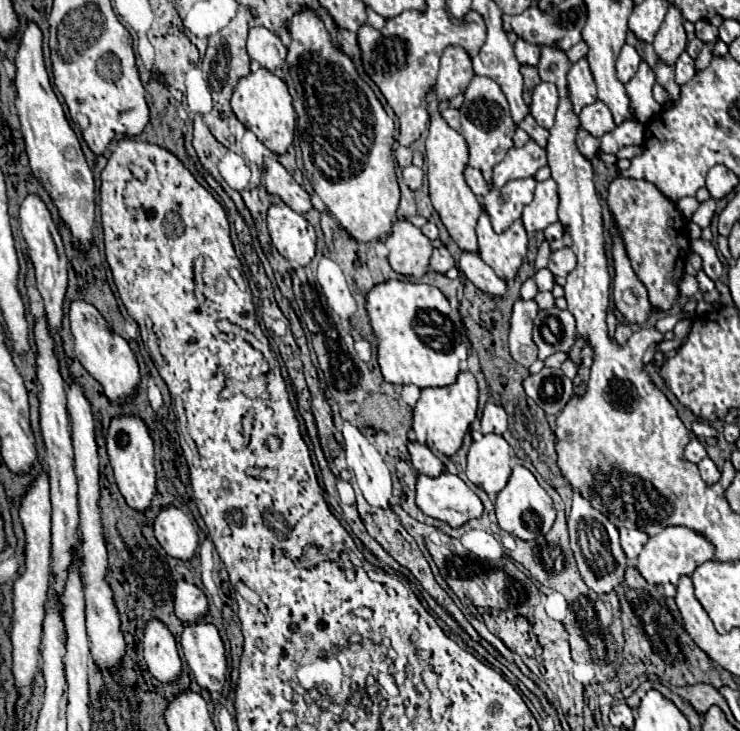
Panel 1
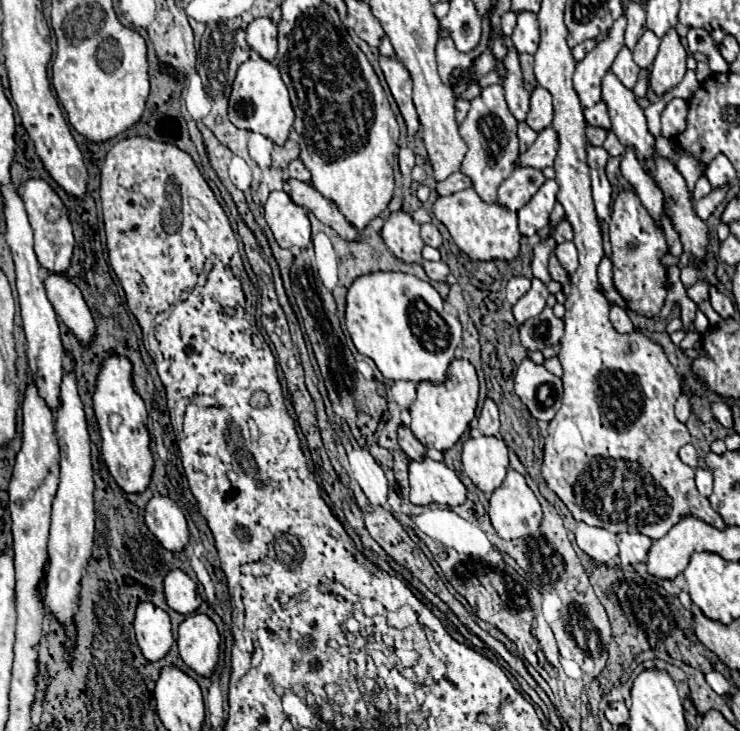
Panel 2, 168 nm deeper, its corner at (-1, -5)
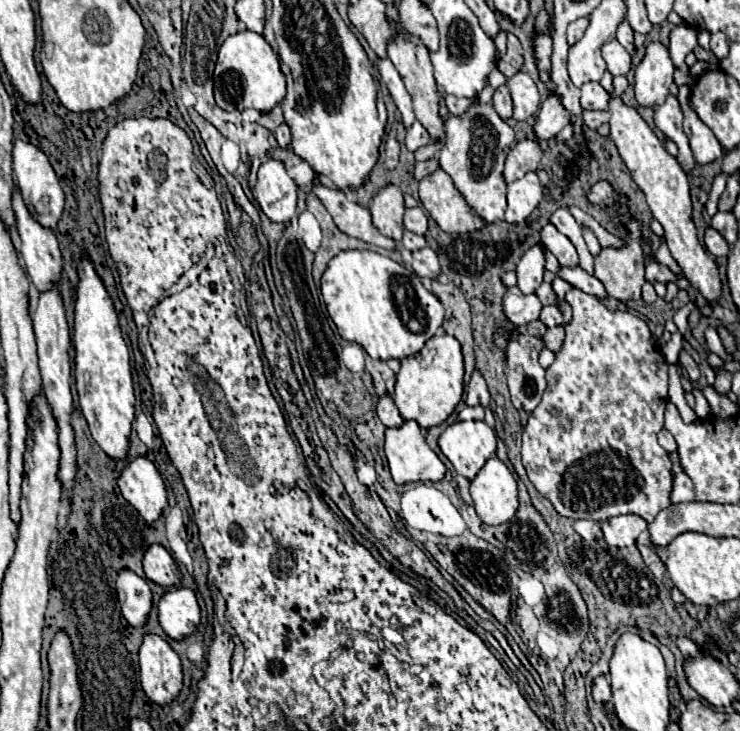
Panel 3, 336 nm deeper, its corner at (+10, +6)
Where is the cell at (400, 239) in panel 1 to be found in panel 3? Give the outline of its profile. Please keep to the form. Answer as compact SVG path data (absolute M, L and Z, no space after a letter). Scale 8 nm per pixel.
M388 185L384 189L380 189L370 205L370 213L372 213L372 223L374 227L394 239L400 241L404 235L404 199L402 199L402 191L396 185Z

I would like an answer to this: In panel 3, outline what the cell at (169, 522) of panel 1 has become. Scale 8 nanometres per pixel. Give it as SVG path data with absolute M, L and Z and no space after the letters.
M138 457L128 463L122 477L118 479L122 497L148 521L154 523L160 519L164 509L168 507L166 497L166 485L162 477L158 475L156 467L144 459Z

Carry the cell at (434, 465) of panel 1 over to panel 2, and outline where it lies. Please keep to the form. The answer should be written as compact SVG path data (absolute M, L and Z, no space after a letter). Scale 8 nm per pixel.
M399 426L399 430L397 430L397 434L399 434L399 446L403 448L403 452L409 456L409 458L413 458L413 460L421 460L425 454L427 454L427 448L413 436L413 432L407 428L407 426Z

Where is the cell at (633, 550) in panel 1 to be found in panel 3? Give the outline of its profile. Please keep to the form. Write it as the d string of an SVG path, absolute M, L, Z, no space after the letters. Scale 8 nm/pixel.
M620 515L602 523L604 539L610 547L630 547L646 529L646 521L636 515Z

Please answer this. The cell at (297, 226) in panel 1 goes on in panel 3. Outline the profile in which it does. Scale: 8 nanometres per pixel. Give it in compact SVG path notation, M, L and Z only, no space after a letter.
M266 161L258 169L254 199L272 223L288 225L296 215L296 183L288 177L280 161Z

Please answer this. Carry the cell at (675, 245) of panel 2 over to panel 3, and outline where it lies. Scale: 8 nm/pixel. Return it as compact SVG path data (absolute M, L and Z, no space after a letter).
M664 241L660 243L660 247L658 248L656 252L656 261L658 261L659 263L662 263L663 265L668 266L669 269L672 269L672 271L676 273L676 275L683 274L682 270L680 269L680 267L678 266L678 264L672 257L668 249L668 246L666 245L666 243L664 243Z

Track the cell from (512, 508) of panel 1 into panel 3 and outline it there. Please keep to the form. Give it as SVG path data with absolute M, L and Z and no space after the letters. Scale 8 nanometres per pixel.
M490 457L480 473L472 479L470 495L474 499L478 517L486 525L510 521L518 511L516 479L498 457Z

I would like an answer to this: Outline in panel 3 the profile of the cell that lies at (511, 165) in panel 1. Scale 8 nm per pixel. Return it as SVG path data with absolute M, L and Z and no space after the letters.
M552 93L542 103L532 129L534 129L534 135L538 141L546 141L546 139L554 137L556 133L560 133L568 123L570 123L570 113L562 107L558 95Z

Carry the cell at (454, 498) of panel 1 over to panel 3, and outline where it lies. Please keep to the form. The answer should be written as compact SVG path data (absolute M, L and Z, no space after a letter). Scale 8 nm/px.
M404 421L404 425L400 429L386 429L386 459L390 465L390 473L392 479L398 485L406 485L406 483L436 483L442 481L446 475L446 465L440 461L440 457L428 447L422 429L416 425L416 421Z

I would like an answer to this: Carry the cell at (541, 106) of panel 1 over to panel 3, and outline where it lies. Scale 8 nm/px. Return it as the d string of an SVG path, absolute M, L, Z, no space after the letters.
M516 73L508 79L508 89L512 93L514 101L514 119L524 121L530 115L534 115L540 107L540 93L536 89L536 83L526 73Z

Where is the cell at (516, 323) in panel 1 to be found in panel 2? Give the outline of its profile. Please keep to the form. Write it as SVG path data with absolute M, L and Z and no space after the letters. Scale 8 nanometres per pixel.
M533 278L531 290L513 306L513 314L515 314L517 324L523 324L525 320L537 316L545 308L545 296L549 296L547 286L541 280Z

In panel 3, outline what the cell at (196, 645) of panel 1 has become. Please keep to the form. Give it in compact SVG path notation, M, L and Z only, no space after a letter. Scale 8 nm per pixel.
M182 587L164 593L158 603L158 621L170 639L182 641L190 637L200 625L200 607L194 591Z

